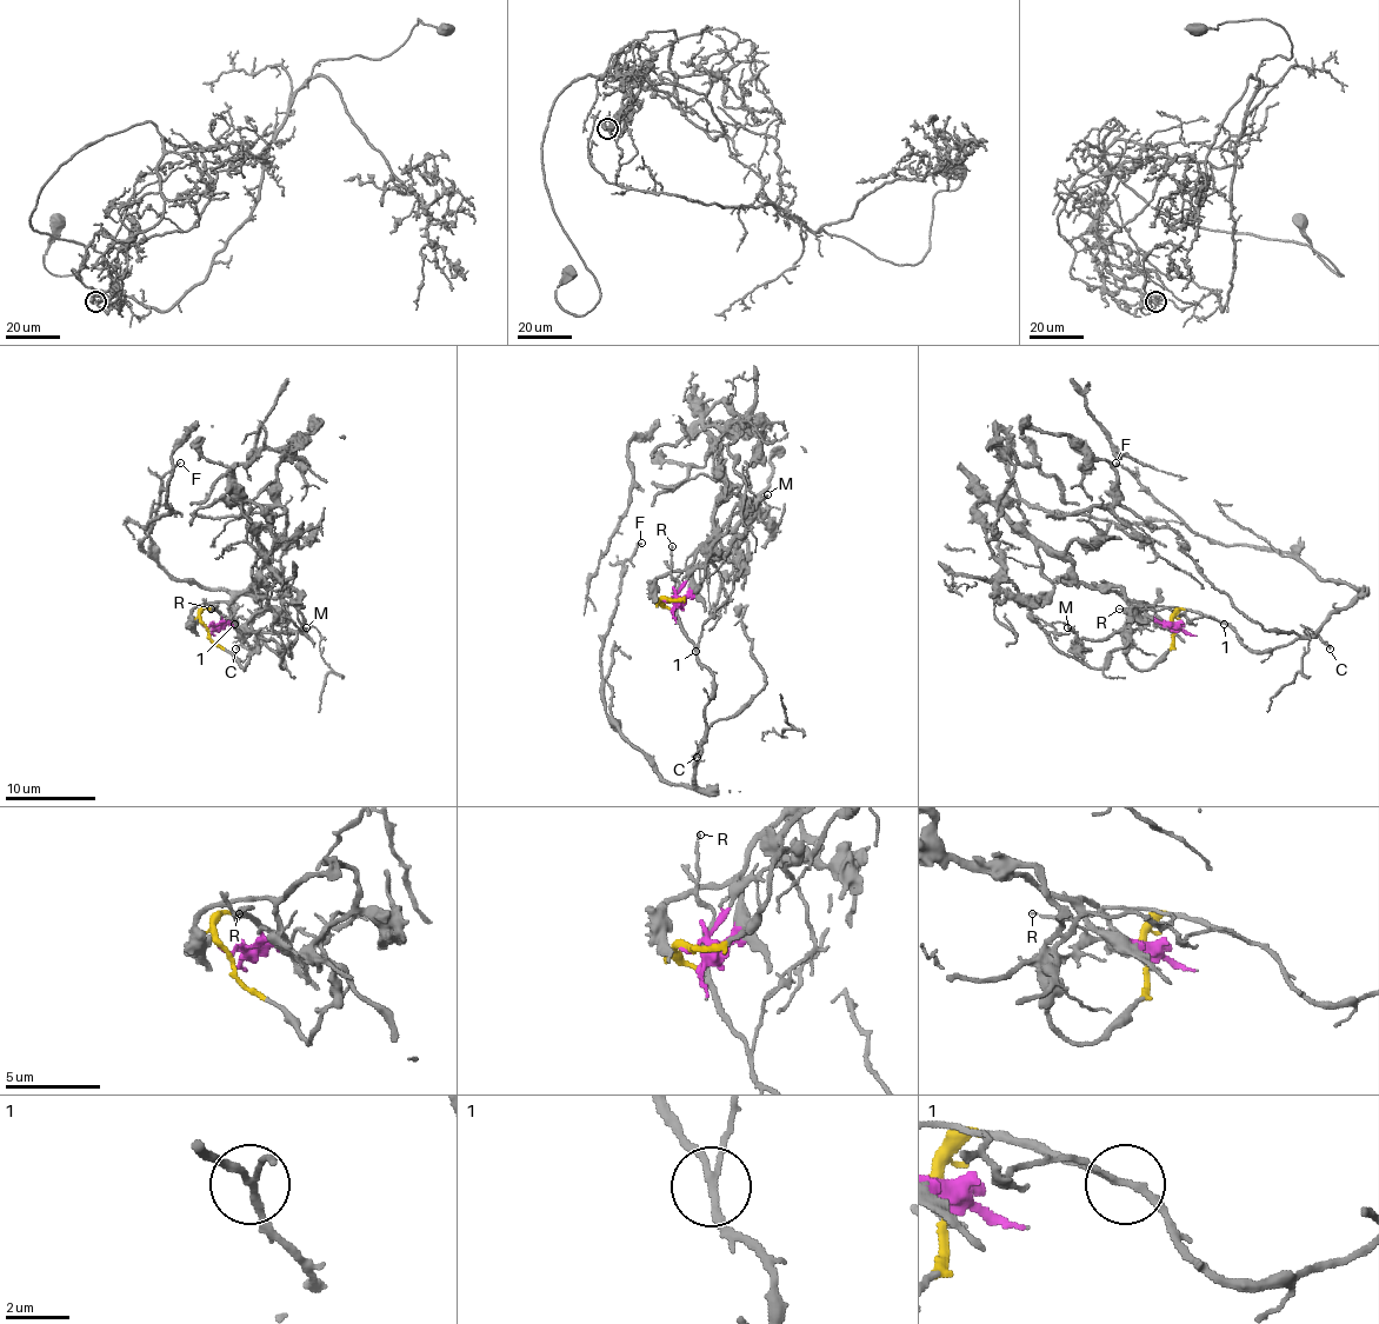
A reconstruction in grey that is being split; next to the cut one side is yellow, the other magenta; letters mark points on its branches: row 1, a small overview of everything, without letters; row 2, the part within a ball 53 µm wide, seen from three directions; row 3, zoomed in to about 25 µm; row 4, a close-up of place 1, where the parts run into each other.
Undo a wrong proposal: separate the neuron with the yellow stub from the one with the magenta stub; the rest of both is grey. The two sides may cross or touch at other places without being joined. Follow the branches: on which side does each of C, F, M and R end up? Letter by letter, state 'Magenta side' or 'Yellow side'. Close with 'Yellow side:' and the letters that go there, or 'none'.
C: Yellow side
F: Yellow side
M: Magenta side
R: Yellow side
Yellow side: C, F, R

